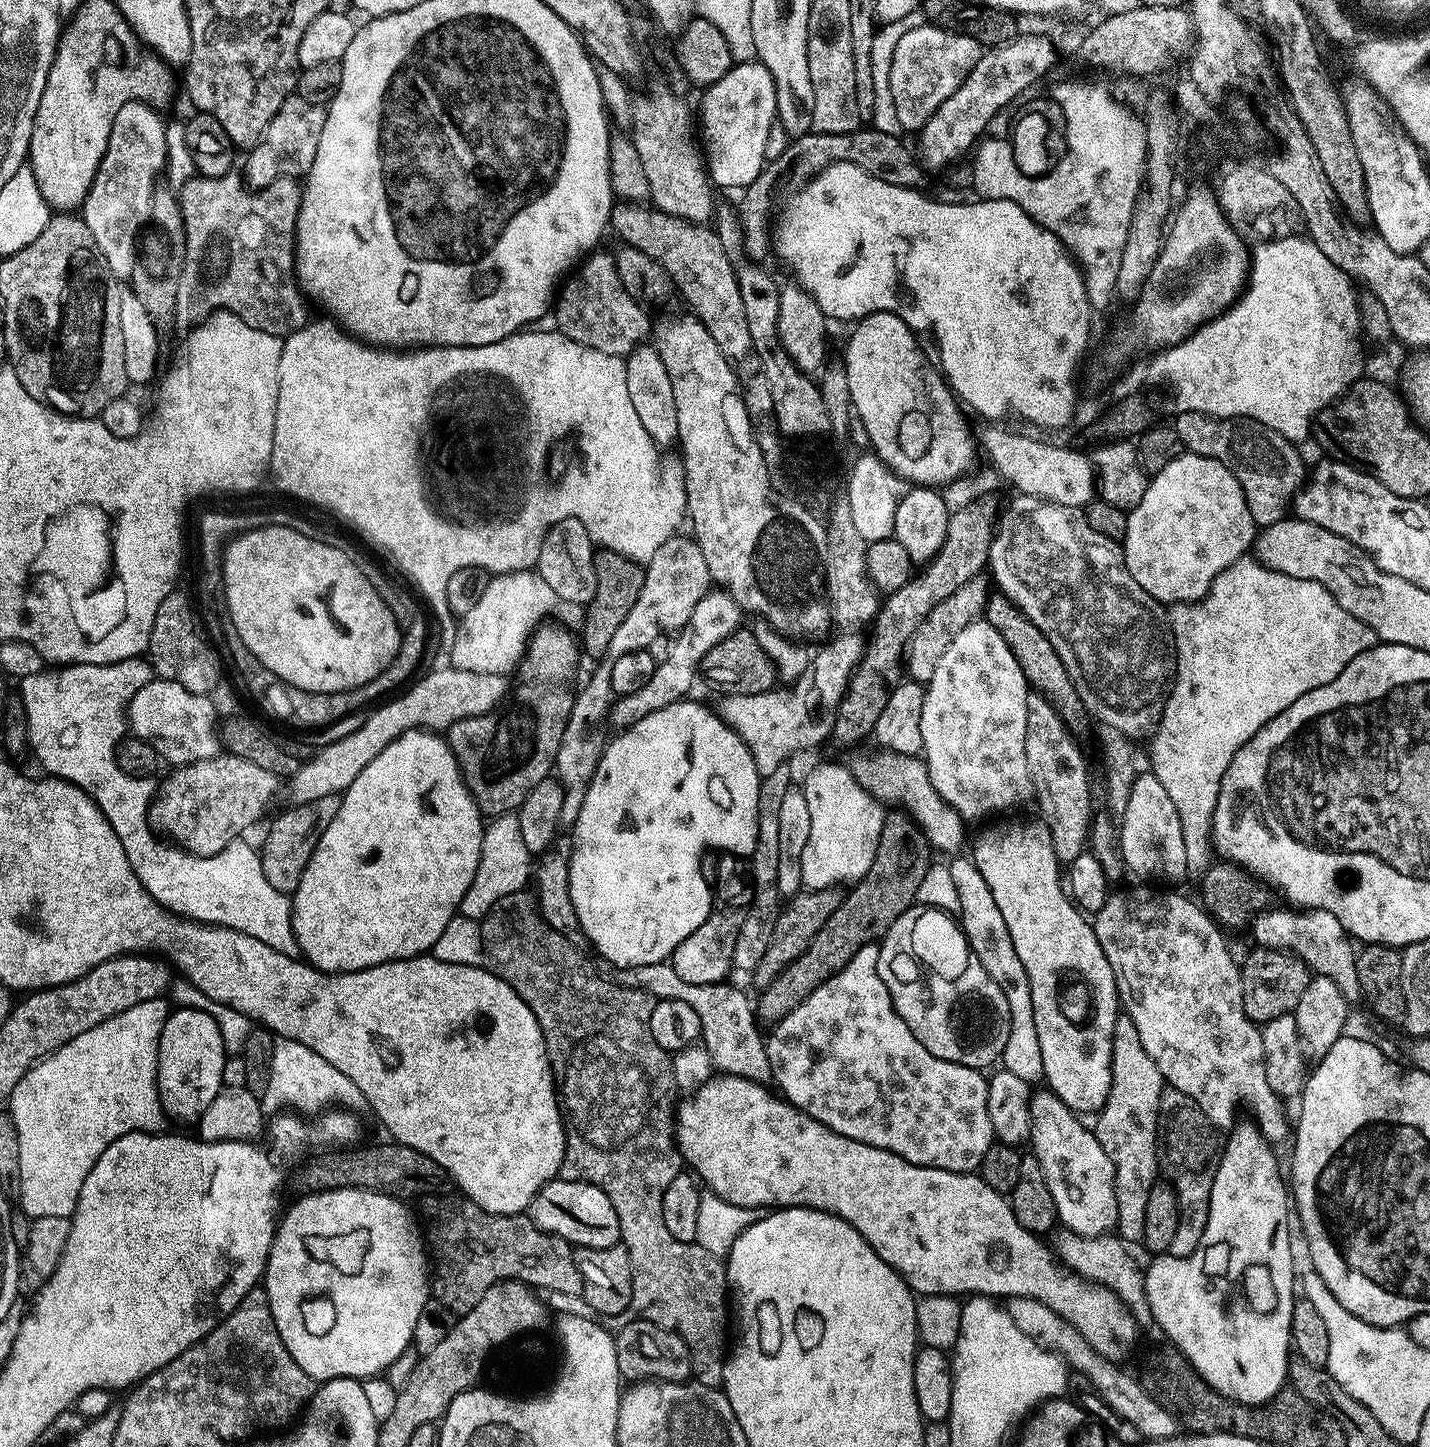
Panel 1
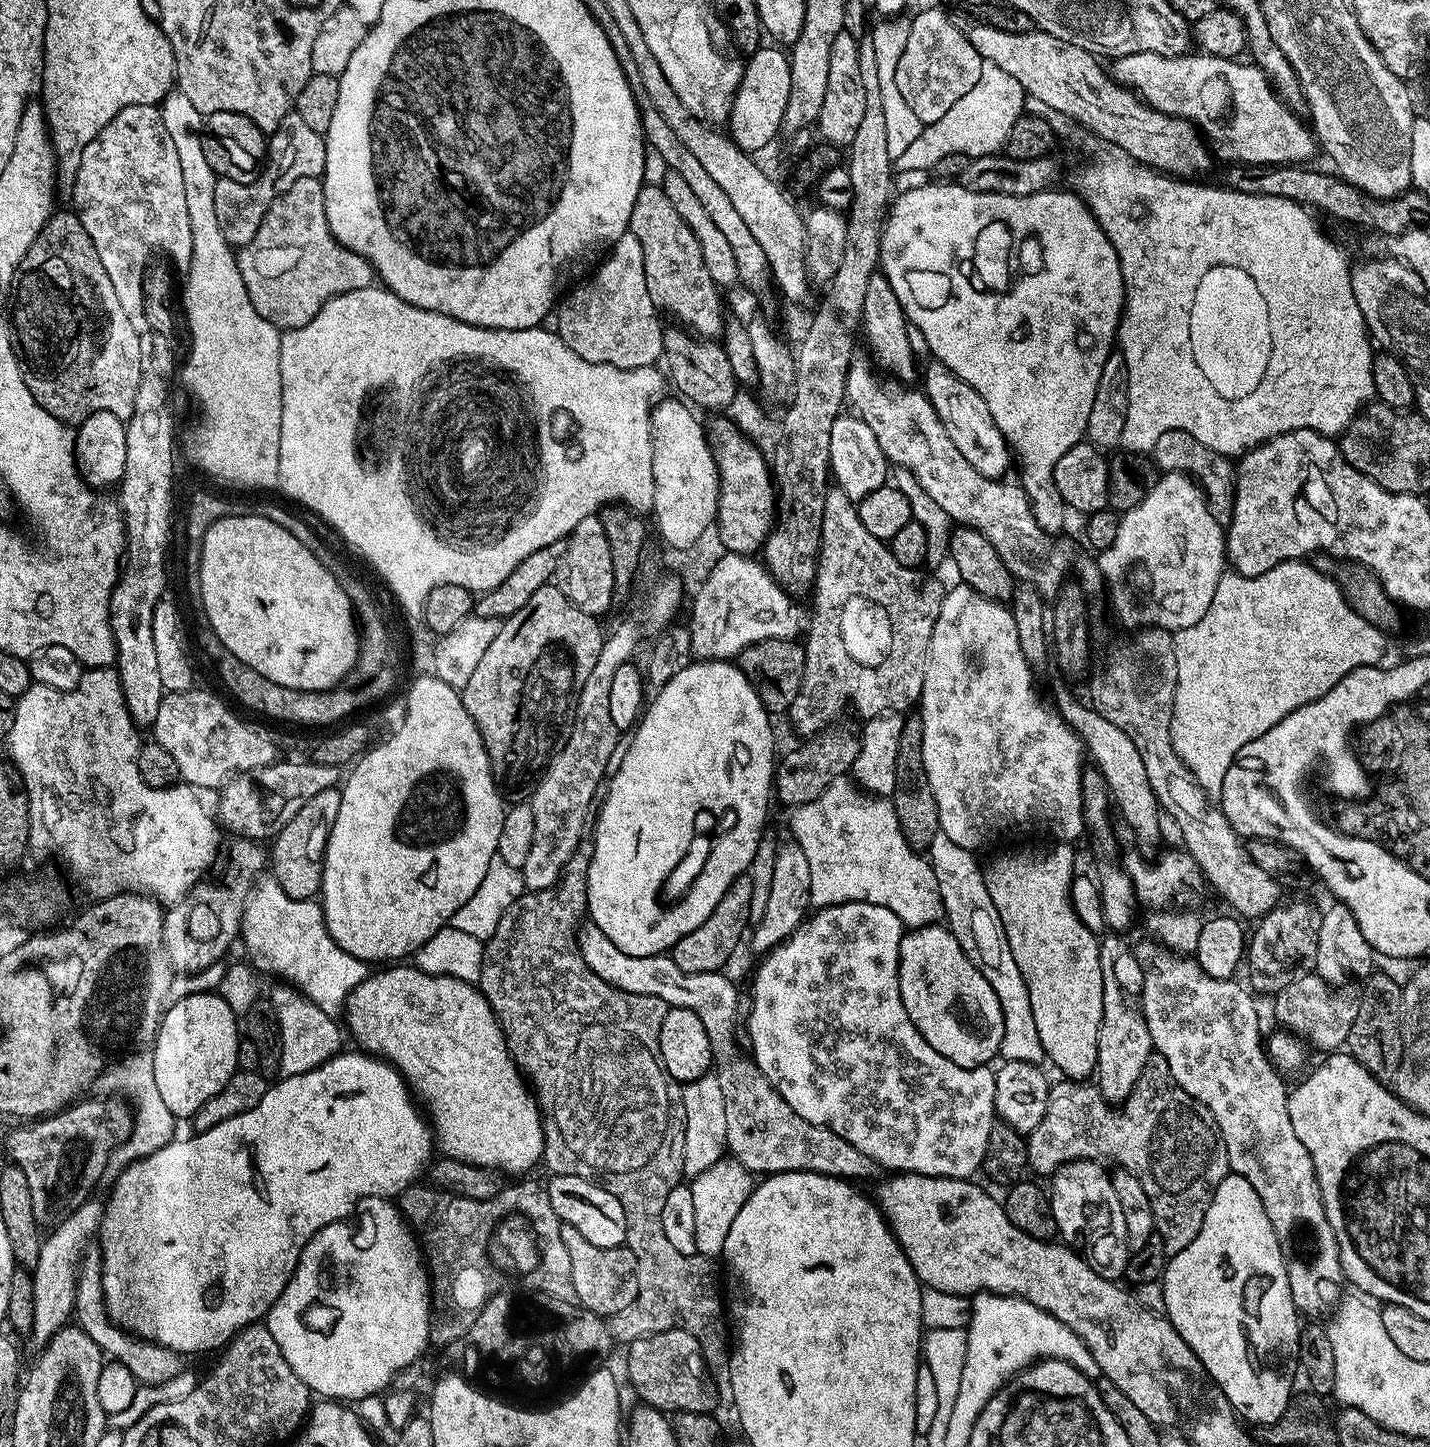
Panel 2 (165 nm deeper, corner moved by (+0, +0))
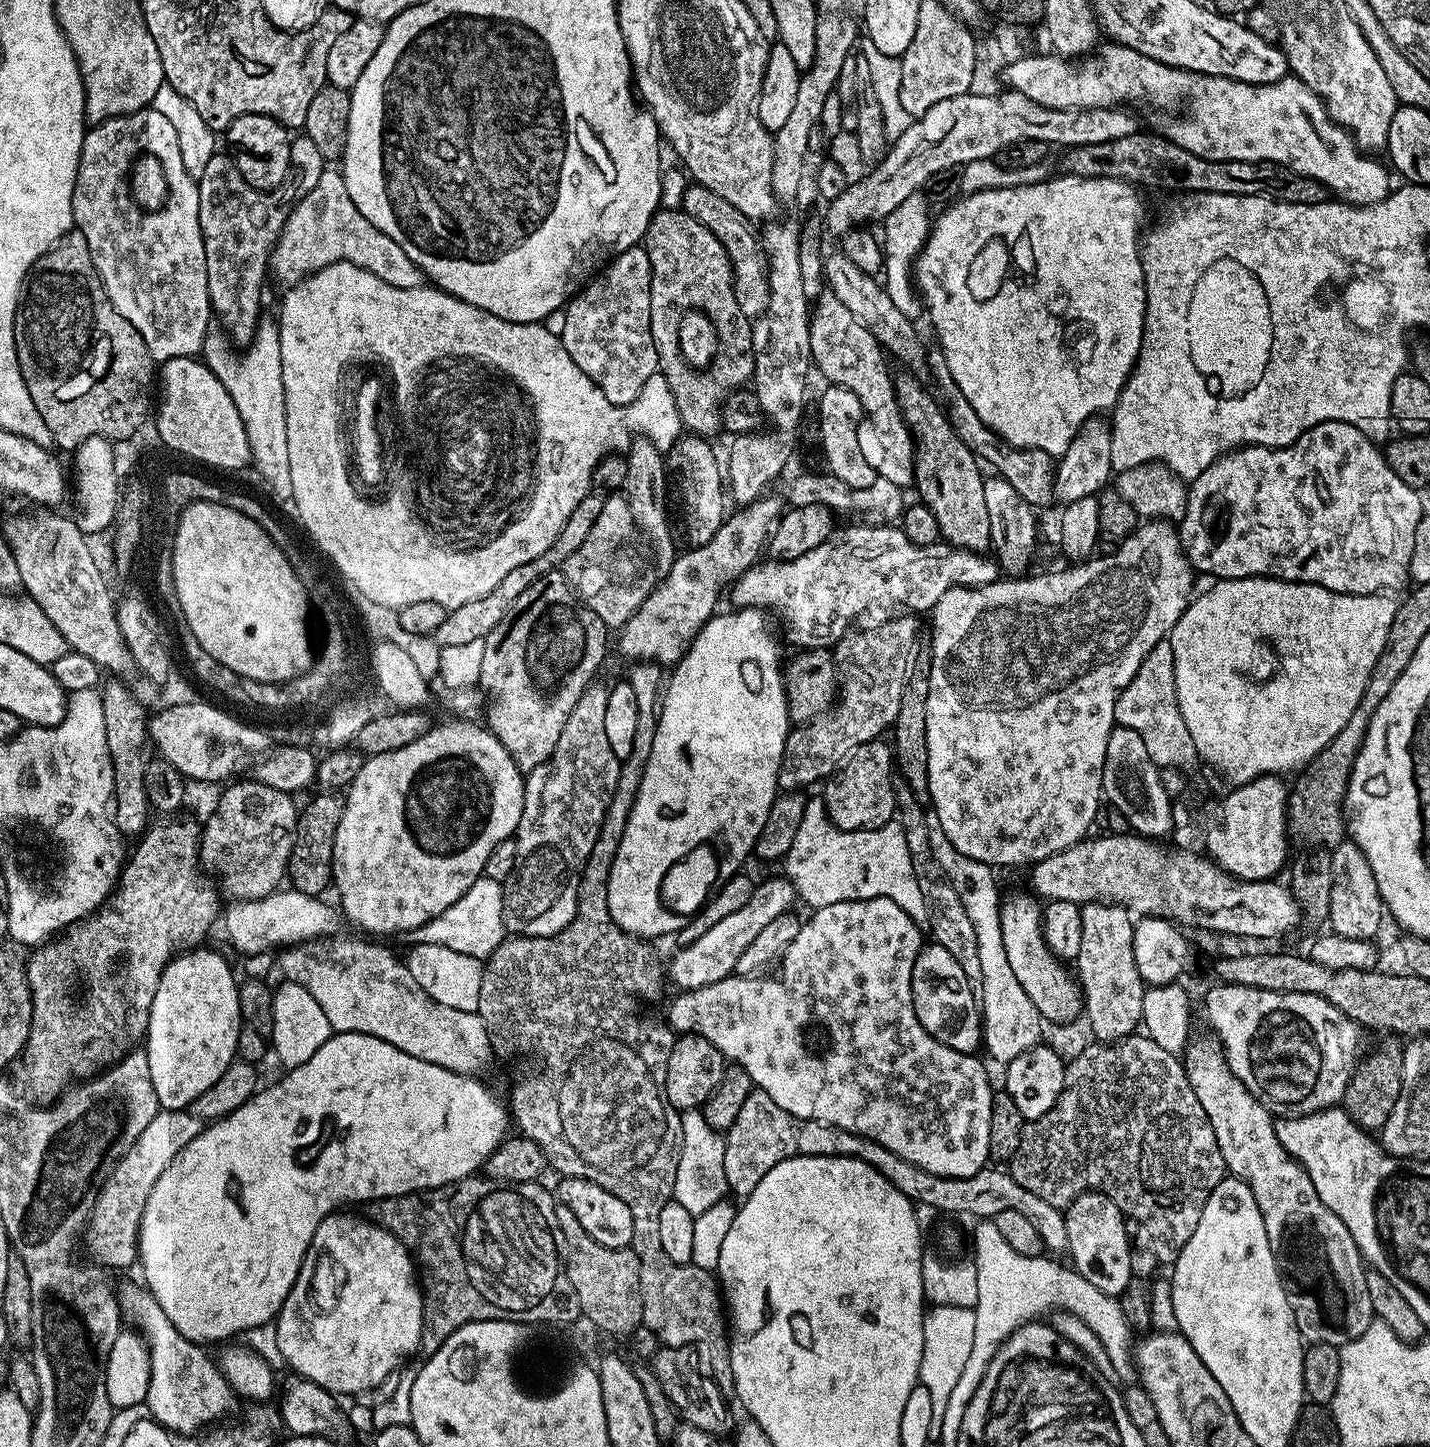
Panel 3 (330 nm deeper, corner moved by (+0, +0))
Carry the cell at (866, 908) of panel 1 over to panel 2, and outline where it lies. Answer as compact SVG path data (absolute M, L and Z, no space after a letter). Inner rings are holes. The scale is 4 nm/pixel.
M918 714L905 719L902 738L898 738L896 781L890 799L908 845L917 850L928 850L936 832L940 830L940 819L938 802L934 802L934 790L930 790L930 778L926 778L926 762L922 758L922 718Z

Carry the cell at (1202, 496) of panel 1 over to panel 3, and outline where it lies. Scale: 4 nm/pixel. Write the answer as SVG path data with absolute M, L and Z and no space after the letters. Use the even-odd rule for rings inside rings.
M1164 518L1149 519L1147 522L1141 523L1135 531L1129 533L1115 546L1117 546L1116 552L1110 553L1109 556L1097 555L1095 558L1084 560L1079 566L1068 566L1070 568L1066 569L1065 572L1044 572L1041 576L1028 574L1023 578L1001 578L981 588L951 588L946 590L946 594L942 594L942 598L938 598L938 602L930 610L930 617L932 616L932 645L930 645L932 669L930 670L930 698L926 698L928 800L930 801L930 808L937 812L938 819L942 822L943 833L953 843L954 849L961 851L962 854L966 854L969 858L976 859L980 863L993 865L997 869L1020 868L1023 864L1035 866L1040 860L1050 858L1054 854L1074 846L1078 841L1085 839L1089 835L1088 827L1095 822L1096 811L1099 810L1100 804L1102 805L1102 766L1106 758L1106 742L1110 738L1113 728L1117 727L1116 719L1114 718L1114 706L1118 702L1118 694L1121 688L1126 687L1131 682L1134 674L1138 674L1138 666L1142 666L1146 654L1150 654L1150 650L1157 648L1160 641L1165 639L1168 633L1172 631L1172 628L1178 622L1178 618L1182 618L1182 614L1187 610L1190 601L1193 599L1192 576L1194 577L1194 569L1191 562L1186 558L1184 548L1180 545L1180 533L1175 523Z

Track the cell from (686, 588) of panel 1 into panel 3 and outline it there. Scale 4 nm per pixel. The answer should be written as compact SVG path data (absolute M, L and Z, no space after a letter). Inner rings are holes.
M593 683L578 698L566 726L562 726L562 738L554 746L554 754L542 766L527 773L524 782L524 805L514 839L516 857L514 870L510 870L504 885L504 927L514 936L557 936L576 916L576 899L582 870L594 850L594 842L600 837L600 827L606 818L614 786L618 786L621 760L610 750L606 739L606 698L608 688Z

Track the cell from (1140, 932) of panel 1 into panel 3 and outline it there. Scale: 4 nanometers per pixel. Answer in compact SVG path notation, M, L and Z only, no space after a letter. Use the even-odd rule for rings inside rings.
M1208 1036L1201 1040L1193 1039L1184 1049L1184 1072L1188 1075L1188 1084L1194 1090L1198 1102L1202 1102L1202 1110L1206 1110L1206 1118L1214 1130L1225 1169L1235 1179L1246 1181L1254 1194L1254 1202L1258 1202L1262 1222L1266 1222L1266 1238L1270 1238L1270 1250L1280 1268L1281 1277L1287 1281L1288 1304L1301 1337L1308 1344L1348 1344L1363 1334L1374 1319L1370 1294L1366 1290L1366 1265L1358 1246L1354 1238L1350 1238L1350 1230L1346 1230L1344 1223L1328 1209L1322 1198L1318 1198L1318 1190L1314 1190L1310 1174L1306 1174L1303 1166L1278 1142L1272 1113L1266 1106L1262 1106L1262 1102L1258 1102L1258 1098L1254 1098L1254 1094L1250 1094L1250 1090L1246 1090L1246 1086L1230 1070L1219 1039Z

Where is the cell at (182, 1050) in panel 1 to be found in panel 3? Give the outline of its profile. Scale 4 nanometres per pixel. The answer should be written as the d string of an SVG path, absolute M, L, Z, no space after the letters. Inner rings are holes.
M197 946L173 956L162 970L158 990L150 1006L146 1033L150 1082L154 1082L154 1094L158 1094L161 1109L187 1109L194 1098L210 1090L210 1086L214 1086L214 1082L218 1082L218 1078L222 1078L222 1074L226 1074L226 1070L237 1059L238 1034L242 1027L238 1006L239 989L238 980L232 977L231 966L218 953L211 952L208 946Z

